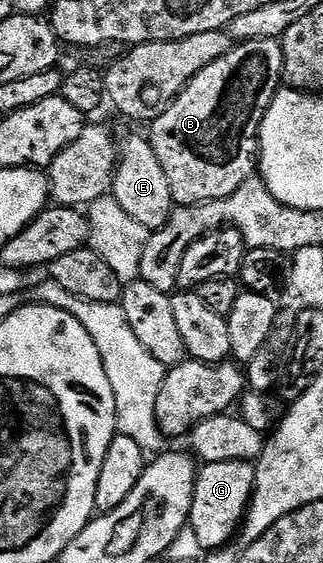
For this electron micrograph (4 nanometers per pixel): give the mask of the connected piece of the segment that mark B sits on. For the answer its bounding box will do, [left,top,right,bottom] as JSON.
[150,39,284,207]

